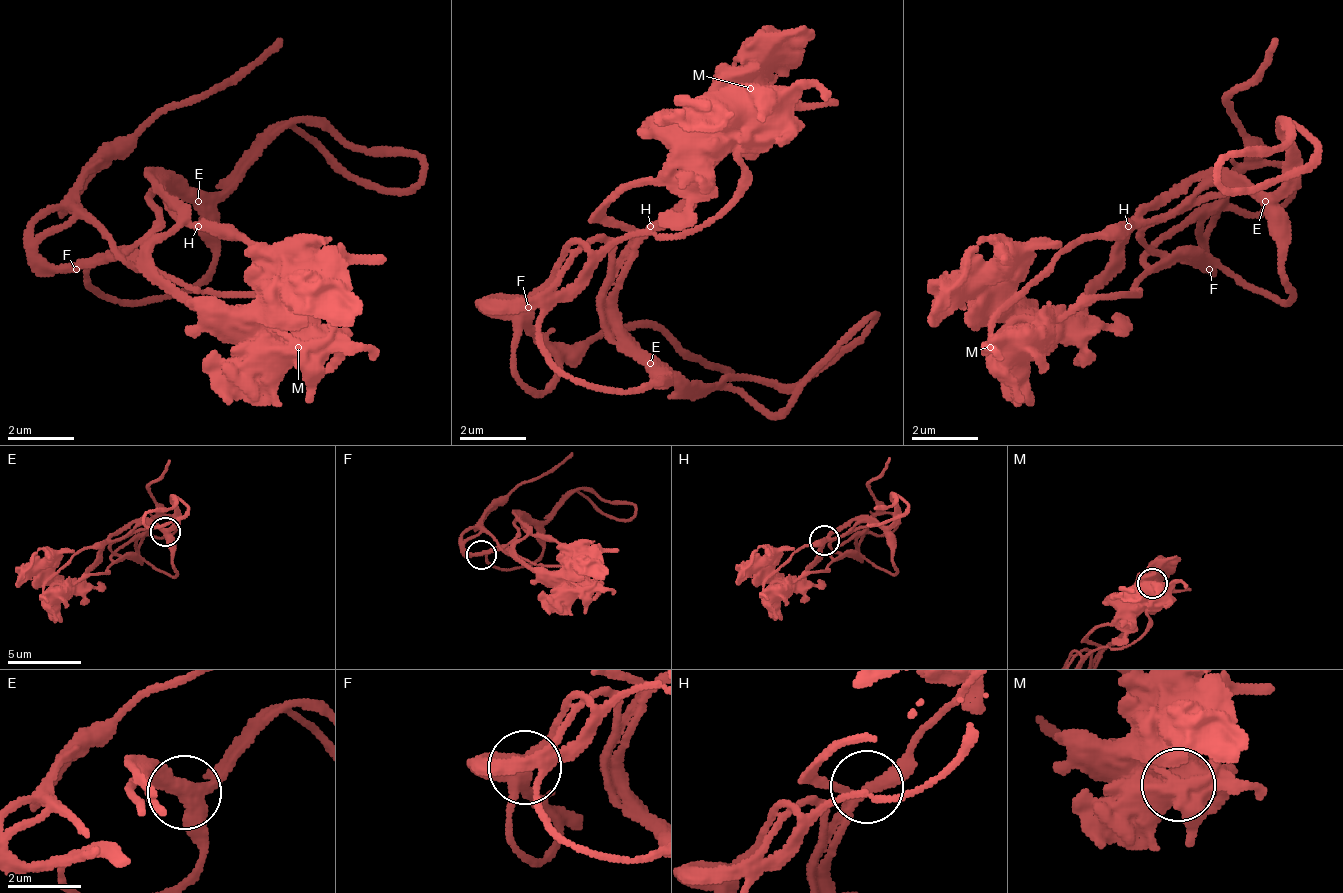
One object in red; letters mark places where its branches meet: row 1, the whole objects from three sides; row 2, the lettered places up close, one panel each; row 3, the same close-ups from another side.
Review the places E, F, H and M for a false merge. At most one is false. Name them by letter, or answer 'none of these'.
none of these

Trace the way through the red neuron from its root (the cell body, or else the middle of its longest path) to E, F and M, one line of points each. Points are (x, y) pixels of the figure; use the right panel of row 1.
E: (1151, 228), (1159, 219), (1167, 219), (1192, 194), (1201, 194), (1209, 186), (1251, 186), (1267, 203)
F: (1151, 228), (1142, 236), (1159, 253), (1176, 253), (1184, 261), (1201, 261), (1209, 269)
M: (1151, 228), (1142, 228), (1092, 278), (1092, 286), (1084, 294), (1084, 303), (1067, 319), (1017, 319), (992, 344)

